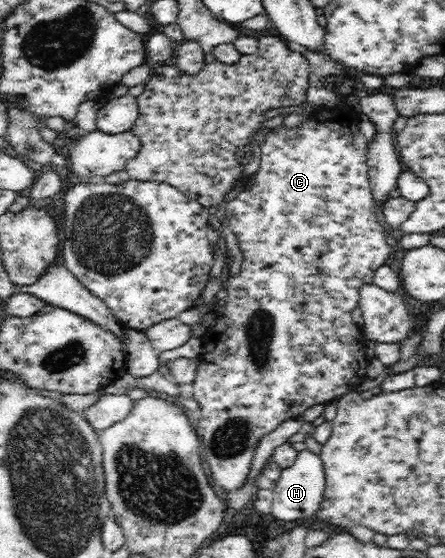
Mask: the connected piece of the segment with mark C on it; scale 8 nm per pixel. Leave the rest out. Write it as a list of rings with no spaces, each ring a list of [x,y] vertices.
[[[319,108],[310,114],[303,113],[303,122],[294,128],[282,125],[271,129],[266,140],[260,145],[261,166],[251,176],[253,183],[224,205],[224,212],[229,220],[229,227],[238,241],[239,249],[243,253],[243,261],[238,275],[227,277],[227,297],[221,307],[215,311],[214,325],[209,327],[203,335],[202,354],[197,357],[198,366],[196,378],[192,381],[193,397],[199,403],[198,418],[194,421],[197,435],[205,445],[205,459],[209,463],[211,477],[217,485],[229,493],[241,488],[253,461],[255,447],[261,437],[277,429],[288,419],[301,416],[303,411],[317,403],[327,404],[354,389],[363,381],[370,358],[365,355],[364,334],[361,326],[353,322],[351,311],[358,307],[360,301],[359,288],[363,284],[371,284],[374,271],[381,264],[388,262],[393,252],[397,250],[387,236],[379,212],[375,211],[377,204],[370,188],[367,164],[367,144],[369,143],[357,126],[357,116],[353,117],[355,124],[342,125],[344,108]]]

